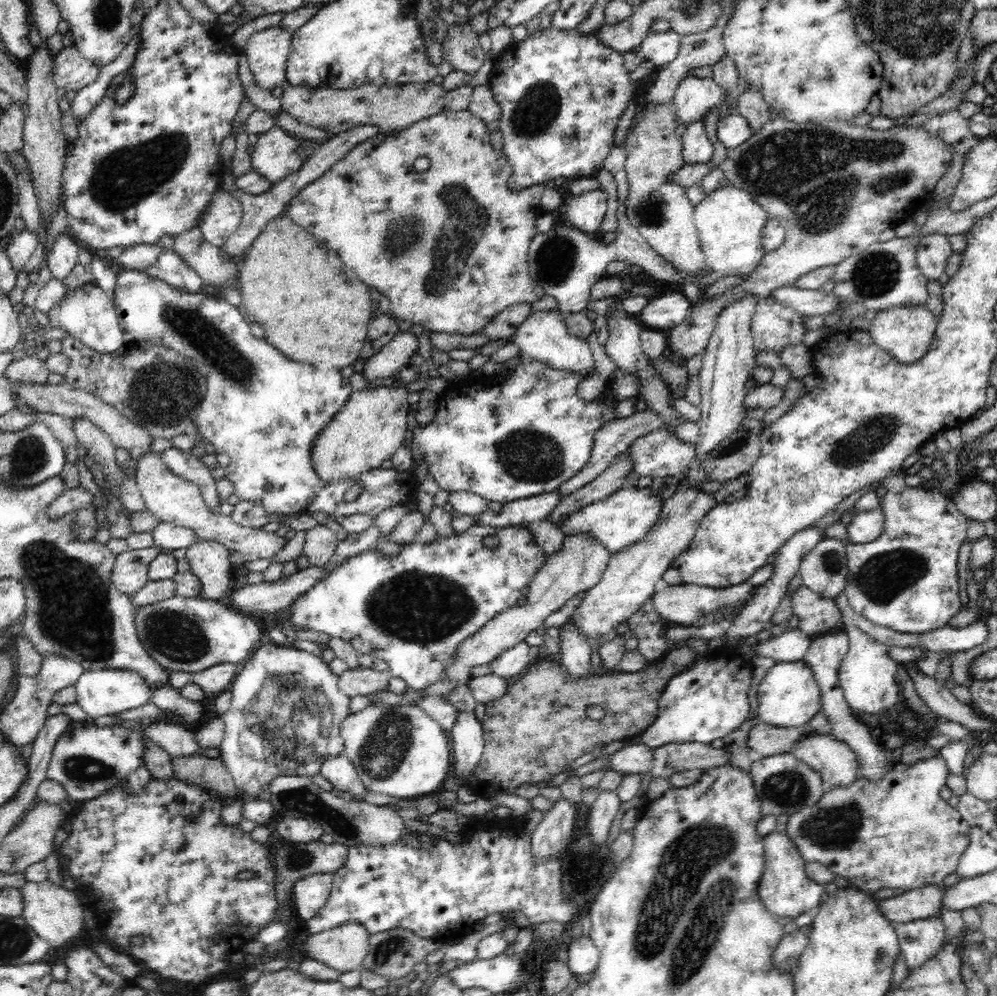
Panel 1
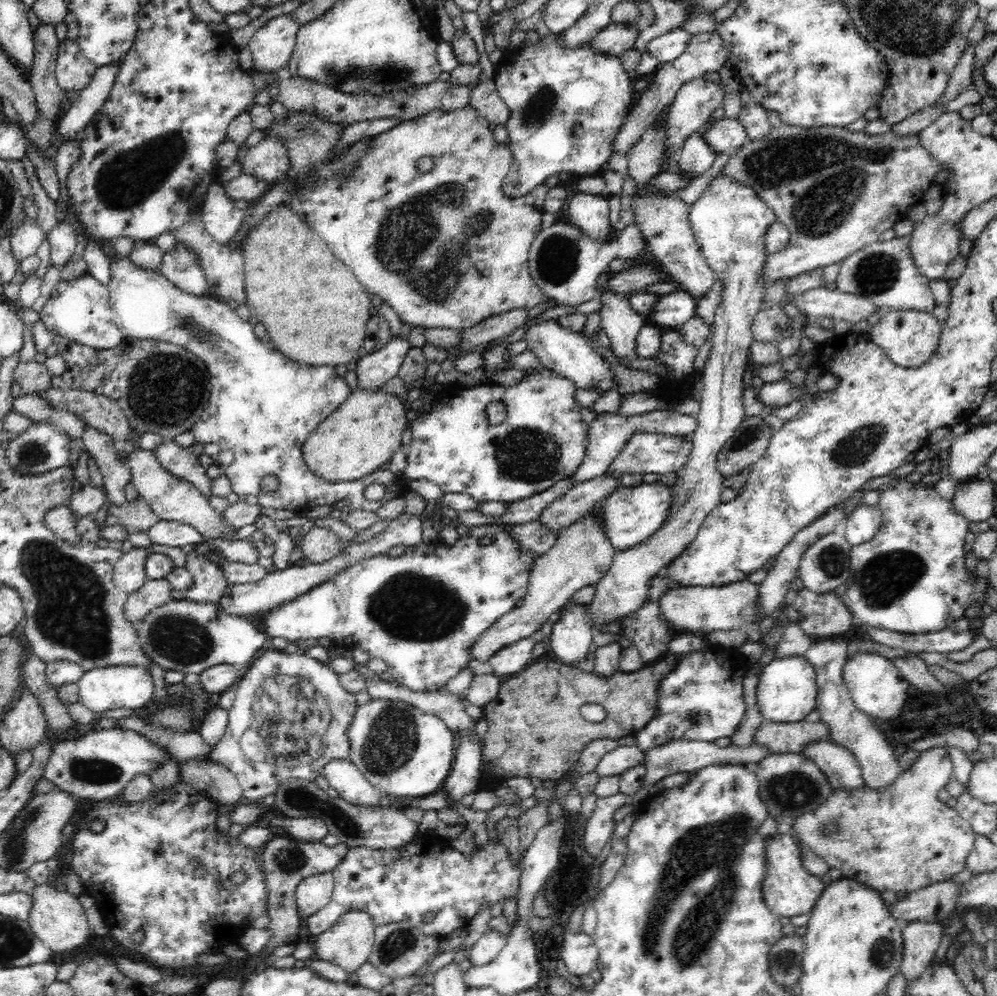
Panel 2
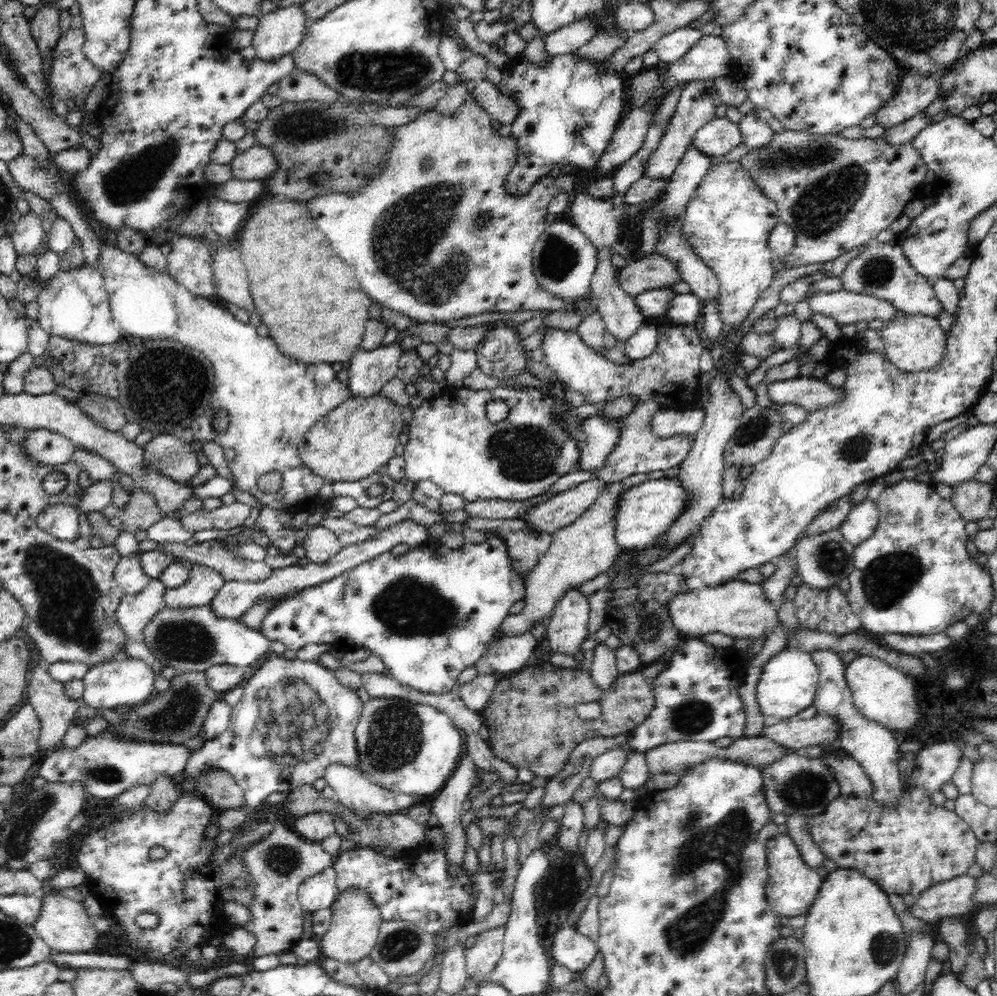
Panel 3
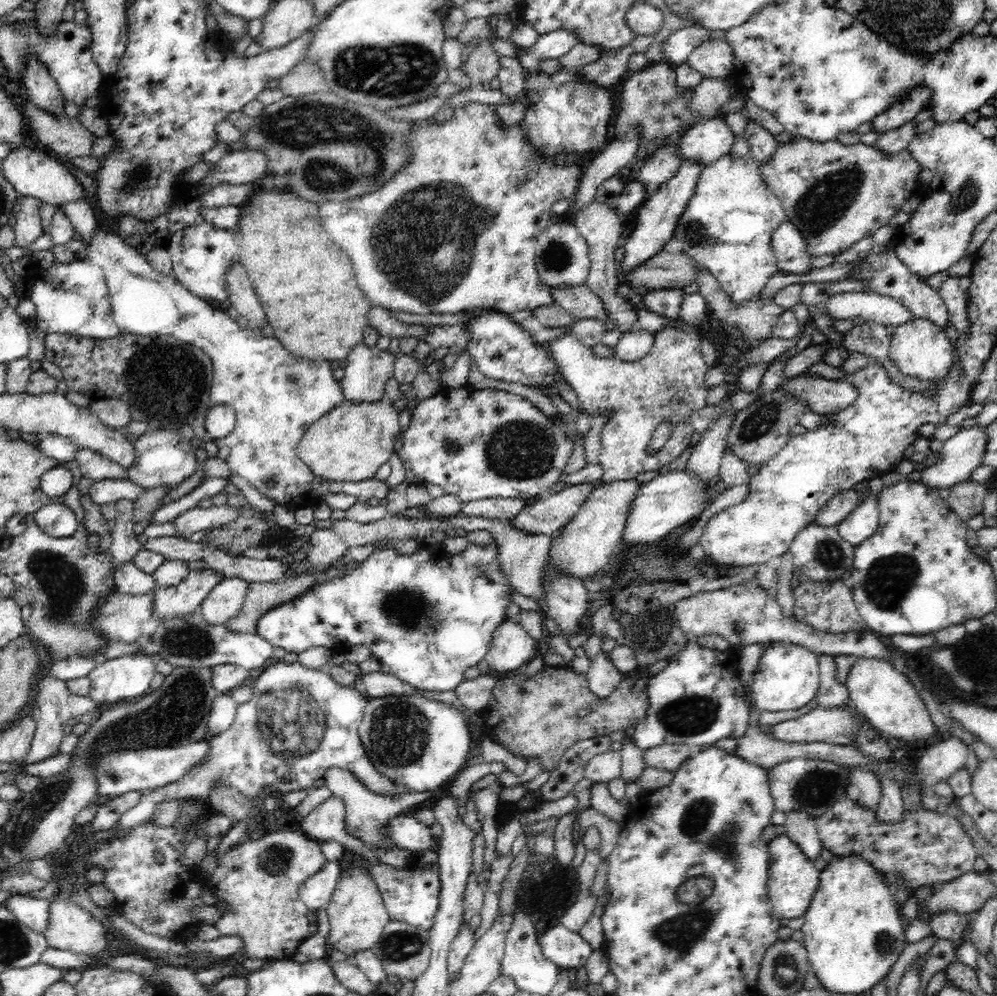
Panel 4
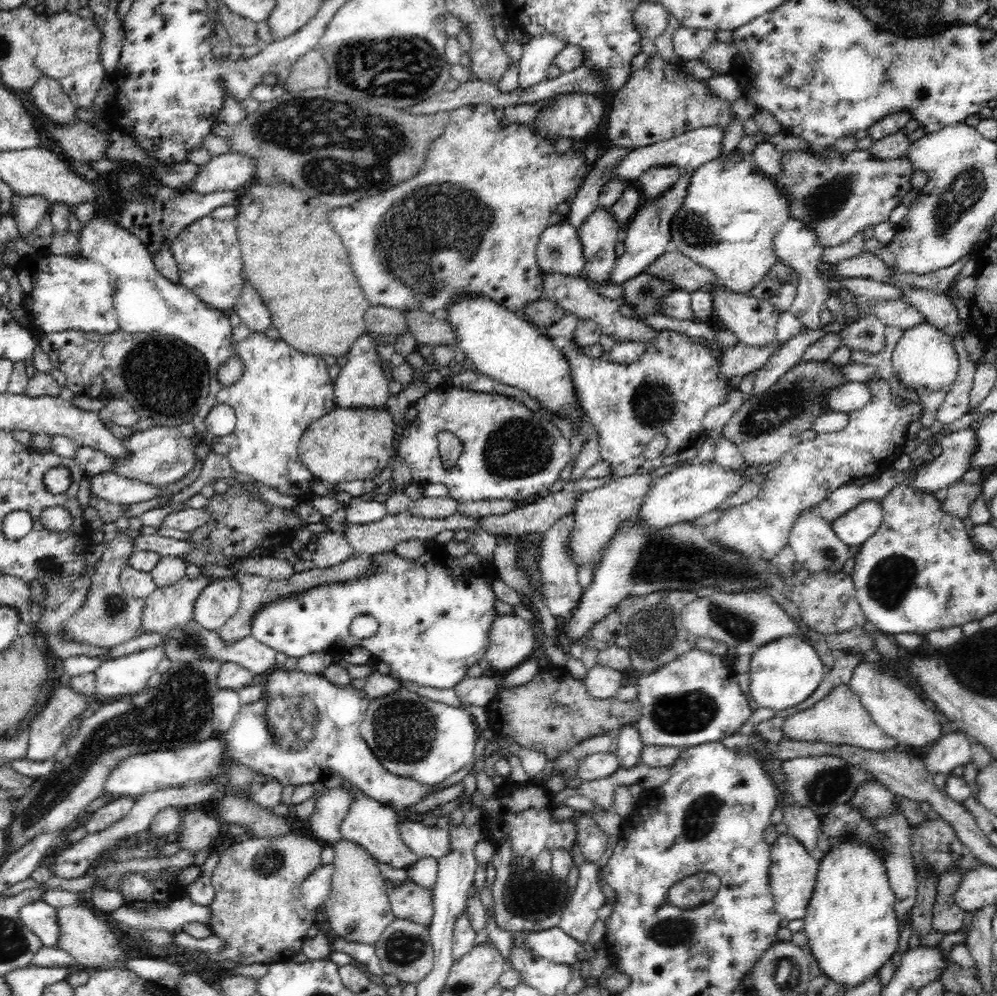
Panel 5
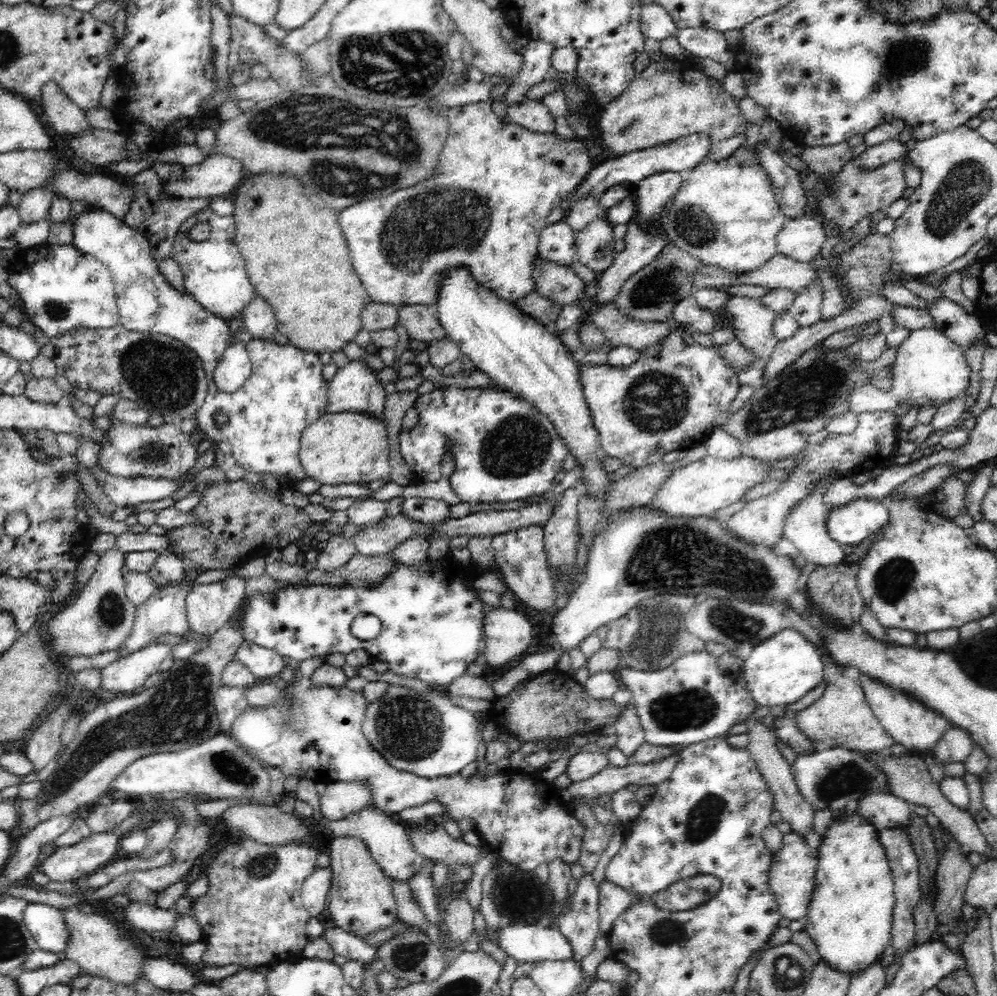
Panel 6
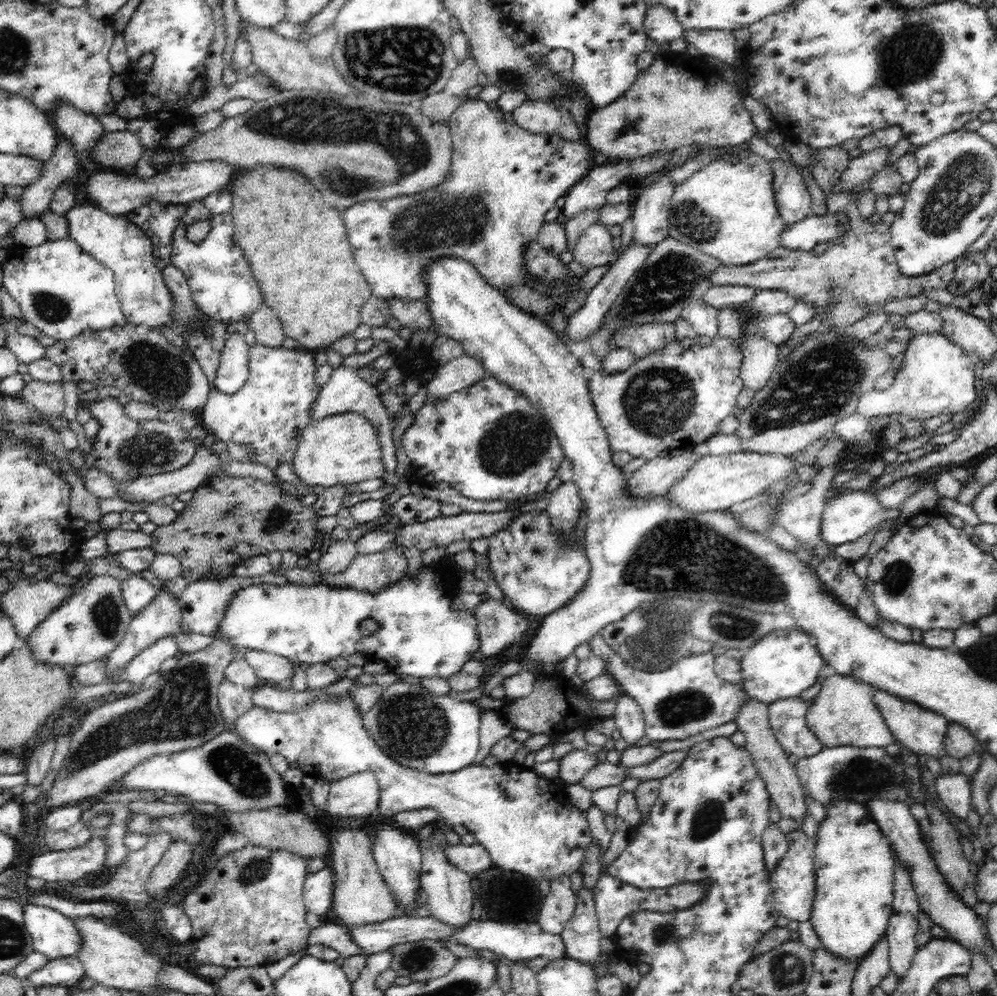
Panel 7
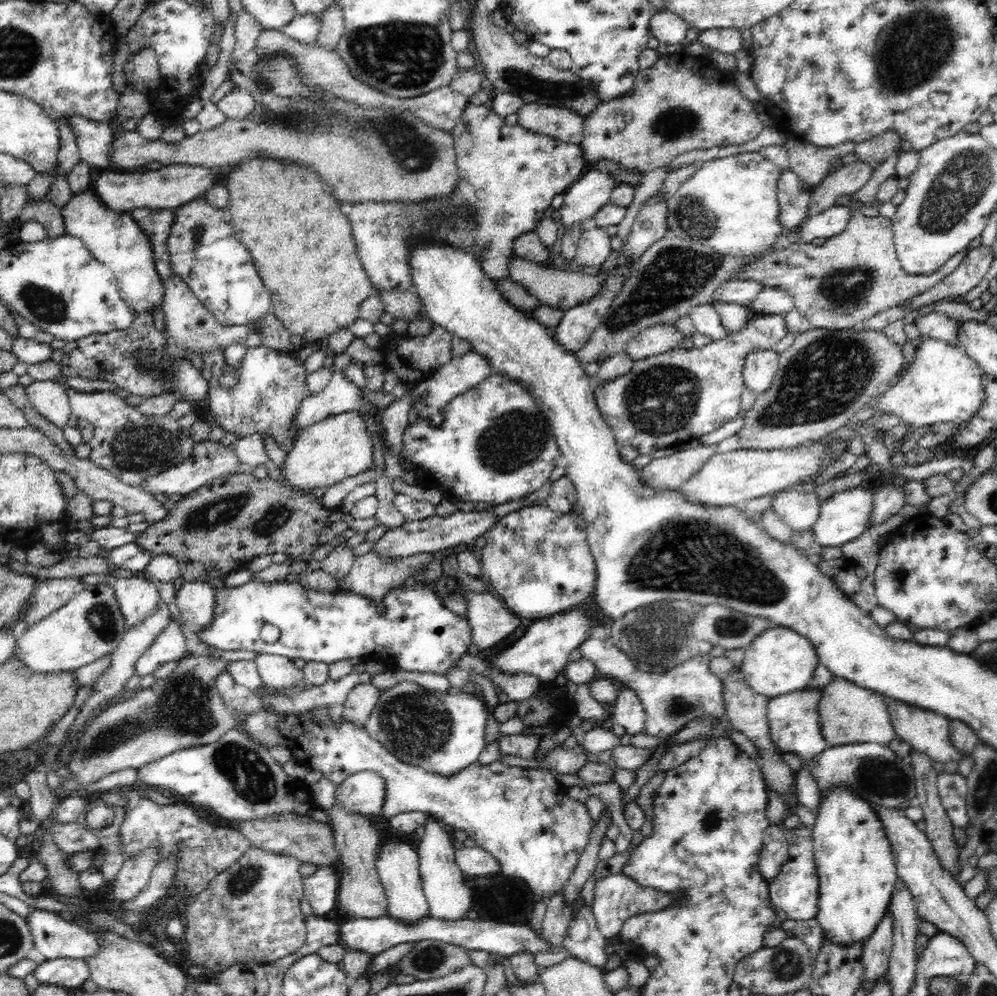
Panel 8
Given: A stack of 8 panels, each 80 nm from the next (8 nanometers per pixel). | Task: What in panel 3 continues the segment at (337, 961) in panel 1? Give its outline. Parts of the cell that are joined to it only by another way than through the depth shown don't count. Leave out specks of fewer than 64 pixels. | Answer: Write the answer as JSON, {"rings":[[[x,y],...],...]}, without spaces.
{"rings":[[[346,889],[344,892],[338,893],[331,909],[331,925],[320,940],[321,956],[355,965],[359,960],[368,956],[376,946],[378,930],[380,930],[380,925],[385,922],[382,919],[381,911],[366,893],[356,889]]]}

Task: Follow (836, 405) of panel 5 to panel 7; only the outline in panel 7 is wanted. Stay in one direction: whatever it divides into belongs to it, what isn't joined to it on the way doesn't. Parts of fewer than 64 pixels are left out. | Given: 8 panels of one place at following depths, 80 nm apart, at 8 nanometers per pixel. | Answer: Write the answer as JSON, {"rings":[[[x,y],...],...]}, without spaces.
{"rings":[[[916,334],[907,345],[905,359],[891,387],[862,394],[856,412],[865,417],[900,414],[904,419],[921,421],[944,412],[951,412],[957,419],[969,415],[980,402],[977,357],[954,344],[945,334]]]}

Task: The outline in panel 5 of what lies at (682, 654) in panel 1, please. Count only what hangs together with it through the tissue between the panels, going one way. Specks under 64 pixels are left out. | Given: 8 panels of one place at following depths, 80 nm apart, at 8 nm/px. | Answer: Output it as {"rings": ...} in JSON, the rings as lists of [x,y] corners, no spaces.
{"rings":[[[552,664],[527,684],[510,689],[498,688],[495,698],[486,708],[489,728],[500,740],[510,738],[522,747],[546,754],[548,760],[556,760],[563,752],[568,752],[587,738],[626,724],[636,724],[642,716],[638,698],[620,702],[616,696],[606,699],[590,697],[584,680],[576,680],[565,668]]]}

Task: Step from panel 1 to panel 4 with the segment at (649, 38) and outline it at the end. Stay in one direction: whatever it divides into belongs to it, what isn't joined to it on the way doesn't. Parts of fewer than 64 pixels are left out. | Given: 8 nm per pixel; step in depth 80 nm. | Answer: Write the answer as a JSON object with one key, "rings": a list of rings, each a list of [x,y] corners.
{"rings":[[[698,25],[688,26],[675,30],[667,36],[667,40],[663,42],[661,53],[669,58],[669,62],[679,65],[687,60],[698,44],[702,44],[708,39],[710,39],[710,33],[707,28]]]}

